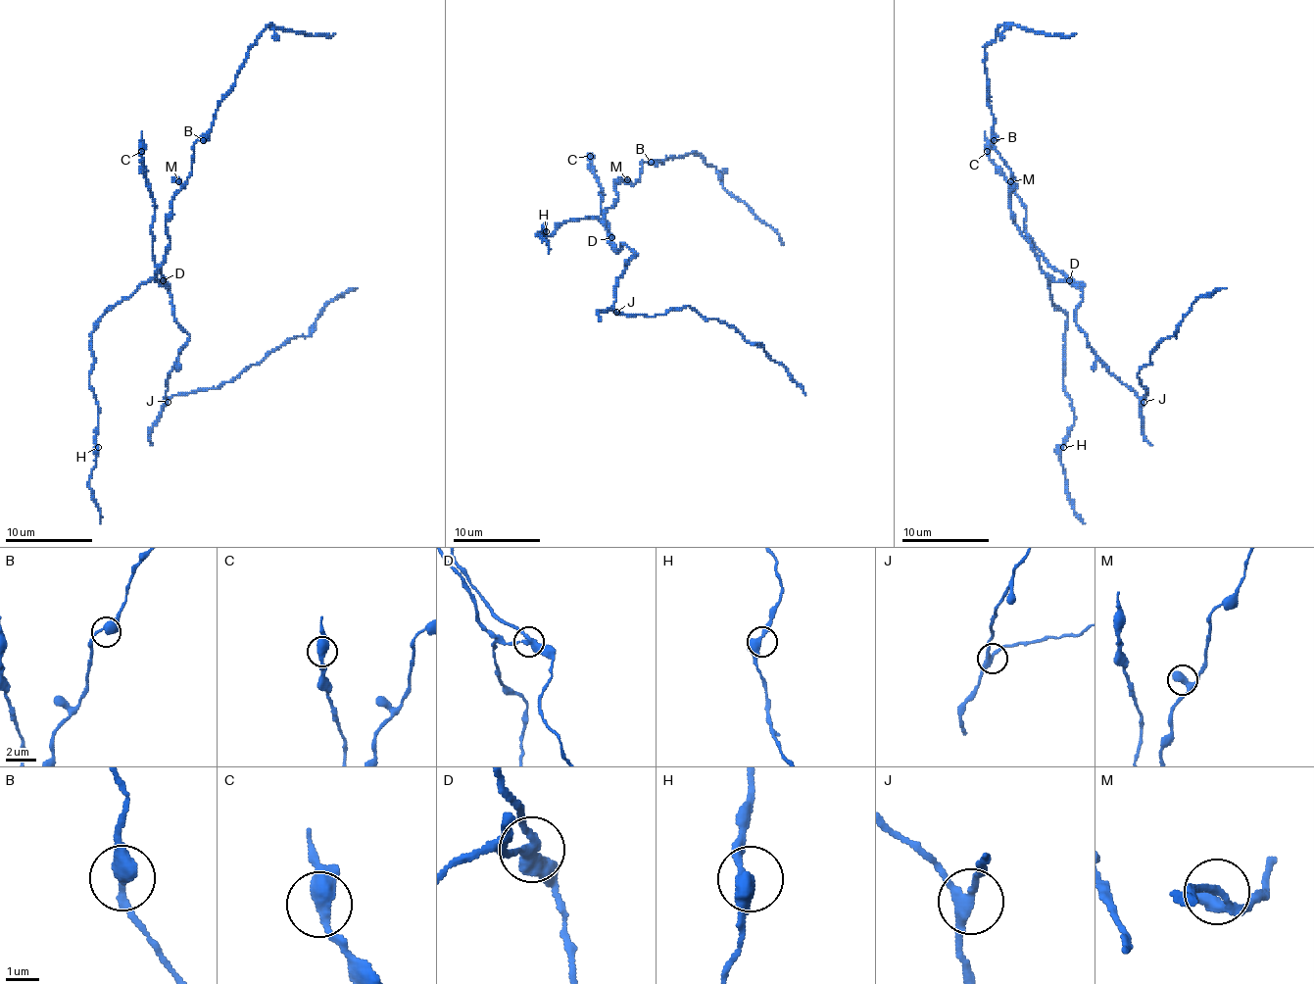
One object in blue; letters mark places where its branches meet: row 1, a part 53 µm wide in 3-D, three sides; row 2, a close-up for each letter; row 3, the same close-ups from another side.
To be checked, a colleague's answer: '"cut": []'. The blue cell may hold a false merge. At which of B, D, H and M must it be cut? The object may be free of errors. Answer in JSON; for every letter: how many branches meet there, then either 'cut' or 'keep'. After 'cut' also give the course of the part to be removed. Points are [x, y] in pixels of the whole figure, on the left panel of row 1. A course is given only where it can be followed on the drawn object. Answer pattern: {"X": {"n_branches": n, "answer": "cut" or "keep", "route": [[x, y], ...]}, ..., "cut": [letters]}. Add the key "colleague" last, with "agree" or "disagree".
{"B": {"n_branches": 2, "answer": "keep"}, "D": {"n_branches": 3, "answer": "cut", "route": [[164, 279], [174, 320], [189, 340], [166, 397], [233, 382], [292, 338], [309, 334], [331, 301], [357, 288]]}, "H": {"n_branches": 2, "answer": "keep"}, "M": {"n_branches": 2, "answer": "keep"}, "cut": ["D"], "colleague": "disagree"}

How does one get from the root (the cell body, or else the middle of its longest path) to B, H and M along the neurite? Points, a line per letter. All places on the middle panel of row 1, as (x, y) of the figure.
B: (608, 231), (605, 212), (618, 199), (613, 183), (620, 179), (633, 183), (640, 179), (642, 162), (651, 162)
H: (608, 231), (597, 219), (570, 219), (551, 236), (538, 231), (546, 242), (546, 231)
M: (608, 231), (605, 212), (618, 199), (613, 183), (620, 179), (629, 181), (627, 179)

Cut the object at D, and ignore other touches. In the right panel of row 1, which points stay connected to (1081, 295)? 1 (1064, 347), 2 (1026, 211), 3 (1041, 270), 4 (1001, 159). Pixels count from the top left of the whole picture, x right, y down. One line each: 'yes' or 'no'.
1: no
2: yes
3: no
4: no

